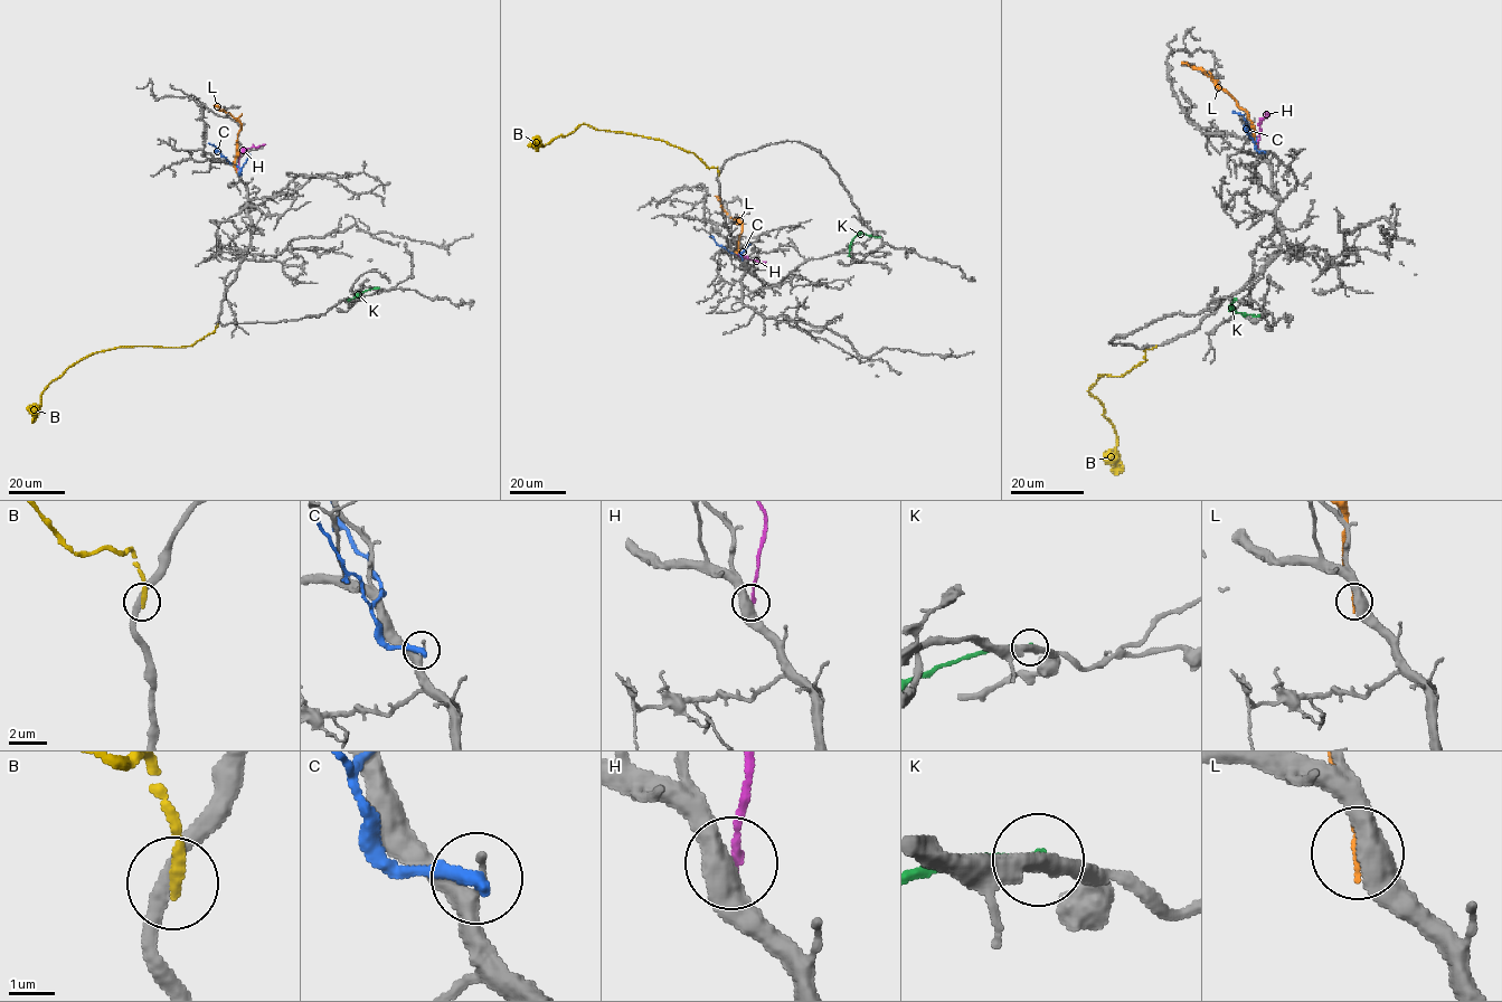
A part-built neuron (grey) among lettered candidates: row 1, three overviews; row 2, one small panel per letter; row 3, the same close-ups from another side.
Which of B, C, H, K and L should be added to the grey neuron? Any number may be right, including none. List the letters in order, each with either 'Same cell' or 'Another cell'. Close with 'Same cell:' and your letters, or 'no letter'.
B: Another cell
C: Another cell
H: Another cell
K: Another cell
L: Another cell
Same cell: no letter

